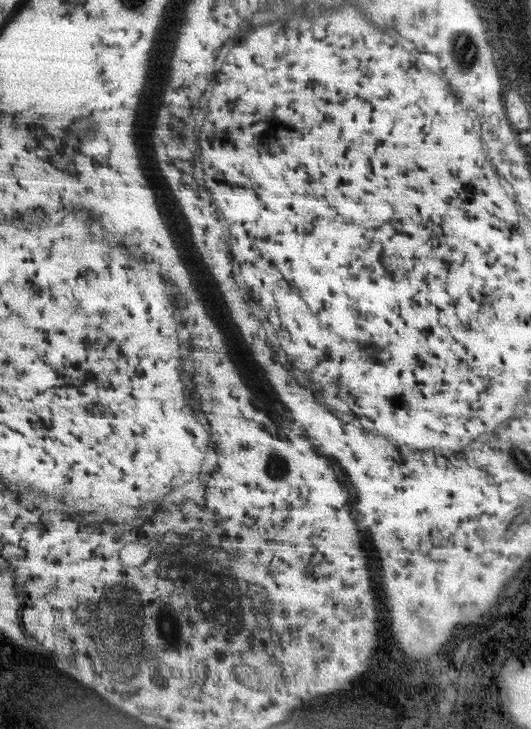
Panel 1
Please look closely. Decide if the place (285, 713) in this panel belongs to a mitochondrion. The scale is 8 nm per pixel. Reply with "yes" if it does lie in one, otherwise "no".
yes

